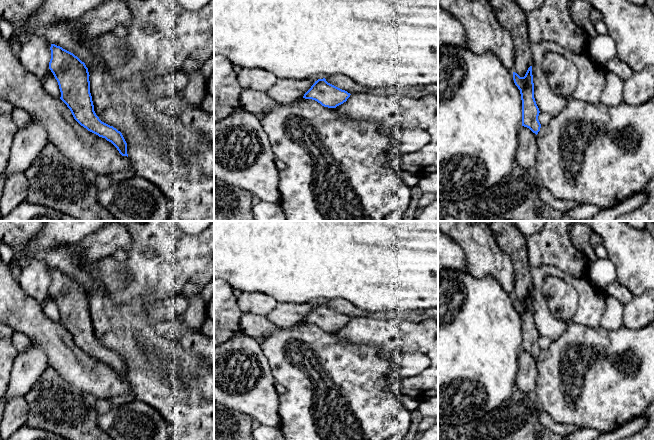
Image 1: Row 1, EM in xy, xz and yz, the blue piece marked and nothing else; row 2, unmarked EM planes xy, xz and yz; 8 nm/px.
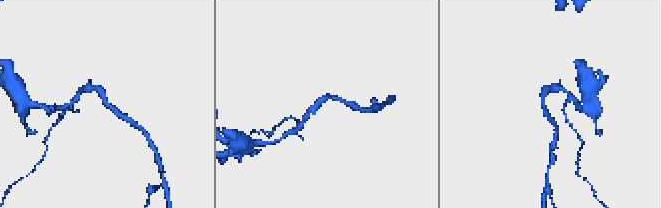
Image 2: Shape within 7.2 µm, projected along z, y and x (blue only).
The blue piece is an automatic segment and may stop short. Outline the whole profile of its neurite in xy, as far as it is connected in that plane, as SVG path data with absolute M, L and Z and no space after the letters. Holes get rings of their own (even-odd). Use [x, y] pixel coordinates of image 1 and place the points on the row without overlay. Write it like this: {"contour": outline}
{"contour": "M51 268L50 274L51 283L49 286L49 293L51 294L55 303L58 306L59 313L61 316L60 323L70 333L74 343L88 355L98 359L99 361L105 362L107 365L111 366L117 372L117 374L122 380L128 381L127 367L122 357L113 350L110 350L102 346L94 335L94 329L90 317L90 299L85 287L82 286L73 277L55 268Z"}

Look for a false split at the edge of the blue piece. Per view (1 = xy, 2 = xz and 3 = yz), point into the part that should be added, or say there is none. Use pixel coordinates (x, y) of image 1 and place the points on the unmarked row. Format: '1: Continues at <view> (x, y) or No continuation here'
1: No continuation here
2: No continuation here
3: No continuation here

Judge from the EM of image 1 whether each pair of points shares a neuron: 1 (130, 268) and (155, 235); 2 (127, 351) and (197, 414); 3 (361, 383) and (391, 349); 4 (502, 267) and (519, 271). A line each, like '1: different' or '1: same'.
1: same
2: same
3: different
4: different

